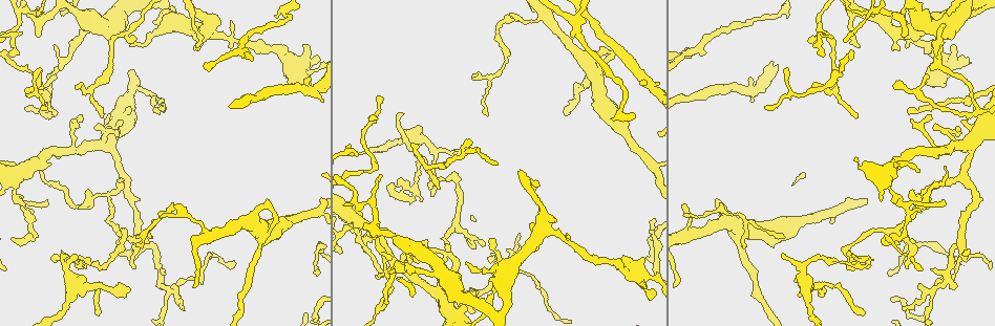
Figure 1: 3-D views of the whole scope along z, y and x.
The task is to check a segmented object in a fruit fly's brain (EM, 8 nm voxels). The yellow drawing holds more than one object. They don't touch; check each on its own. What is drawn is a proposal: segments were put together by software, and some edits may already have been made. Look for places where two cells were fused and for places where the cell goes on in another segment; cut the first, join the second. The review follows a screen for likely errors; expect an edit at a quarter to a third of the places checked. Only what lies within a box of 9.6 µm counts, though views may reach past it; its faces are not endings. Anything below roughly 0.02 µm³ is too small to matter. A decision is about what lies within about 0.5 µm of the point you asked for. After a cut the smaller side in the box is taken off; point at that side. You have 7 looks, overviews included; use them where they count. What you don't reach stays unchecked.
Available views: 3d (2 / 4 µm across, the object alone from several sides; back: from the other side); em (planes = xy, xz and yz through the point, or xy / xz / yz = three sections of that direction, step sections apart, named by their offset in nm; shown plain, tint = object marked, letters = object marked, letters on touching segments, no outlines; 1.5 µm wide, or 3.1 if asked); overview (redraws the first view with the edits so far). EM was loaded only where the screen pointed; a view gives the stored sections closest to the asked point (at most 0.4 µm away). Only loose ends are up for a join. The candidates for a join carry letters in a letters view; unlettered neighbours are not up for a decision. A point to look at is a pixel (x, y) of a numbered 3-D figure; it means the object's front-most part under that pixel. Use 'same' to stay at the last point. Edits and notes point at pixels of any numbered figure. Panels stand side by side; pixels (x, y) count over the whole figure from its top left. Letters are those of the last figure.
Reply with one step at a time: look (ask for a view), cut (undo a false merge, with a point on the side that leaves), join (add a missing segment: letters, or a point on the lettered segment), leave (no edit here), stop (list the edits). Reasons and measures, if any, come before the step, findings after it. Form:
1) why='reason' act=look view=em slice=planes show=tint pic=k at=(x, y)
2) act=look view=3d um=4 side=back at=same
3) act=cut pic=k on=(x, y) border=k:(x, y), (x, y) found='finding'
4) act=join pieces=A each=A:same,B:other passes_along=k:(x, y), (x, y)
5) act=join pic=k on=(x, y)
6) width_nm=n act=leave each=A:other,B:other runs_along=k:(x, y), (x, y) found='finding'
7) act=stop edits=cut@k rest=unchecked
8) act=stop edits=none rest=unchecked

why='branch stops here' act=look view=3d um=2 pic=1 at=(402, 115)

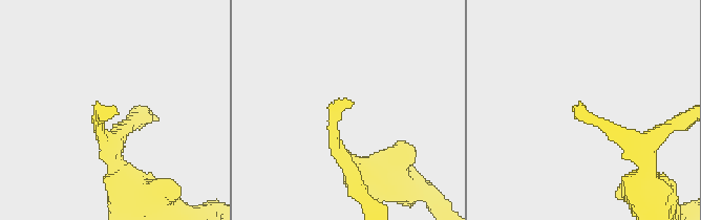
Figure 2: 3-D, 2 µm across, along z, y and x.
why='shape alone is not enough' act=look view=em slice=planes show=tint pic=2 at=(112, 106)

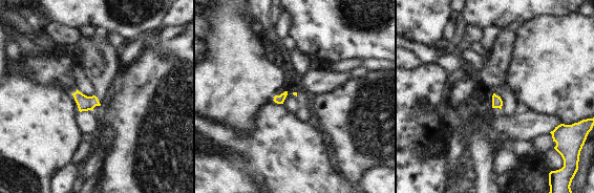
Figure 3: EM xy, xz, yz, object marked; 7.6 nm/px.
act=look view=em slice=planes show=letters at=same

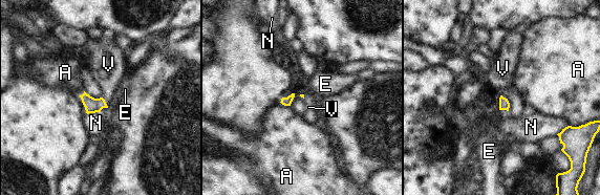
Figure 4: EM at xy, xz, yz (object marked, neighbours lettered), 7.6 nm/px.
act=join pieces=V each=A:other,E:other,N:other,V:same passes_along=4:(91, 105), (105, 103), (111, 71) found='the cell continues'

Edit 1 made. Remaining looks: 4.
why='redraw' act=look view=overview

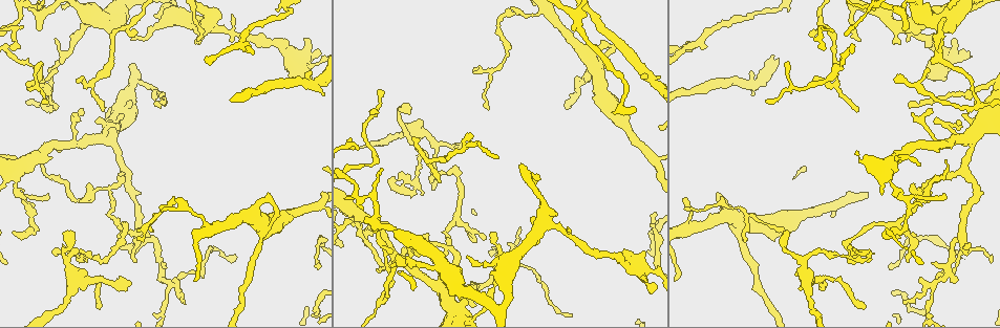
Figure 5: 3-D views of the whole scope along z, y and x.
why='an open end' act=look view=3d um=2 side=back pic=5 at=(744, 241)

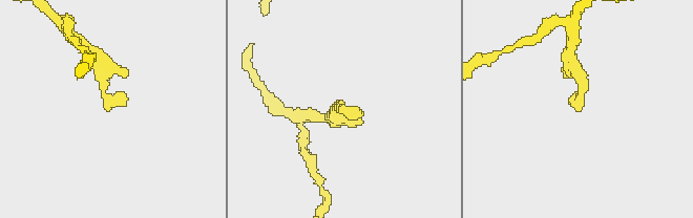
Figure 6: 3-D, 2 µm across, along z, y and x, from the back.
act=look view=em slice=xy step=4 show=letters pic=6 at=(342, 112)

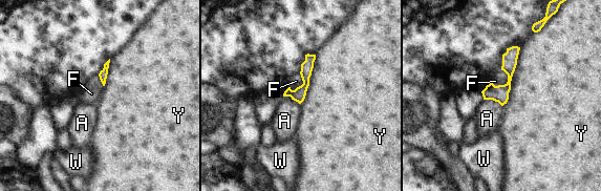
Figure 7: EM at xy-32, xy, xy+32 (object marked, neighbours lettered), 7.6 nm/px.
why='cut it another way' act=look view=em slice=planes show=letters at=same

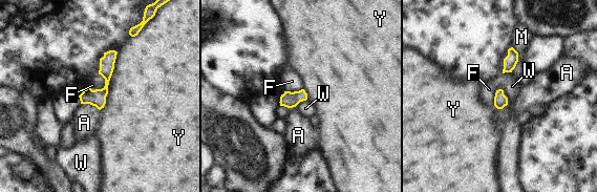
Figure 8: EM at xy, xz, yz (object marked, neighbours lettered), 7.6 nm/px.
act=leave each=A:other,F:other,M:other,W:other,Y:other border=8:(99, 73), (104, 79), (101, 89) found='no lettered segment goes on from it'

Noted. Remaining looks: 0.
act=stop edits=join@4 rest=unchecked

